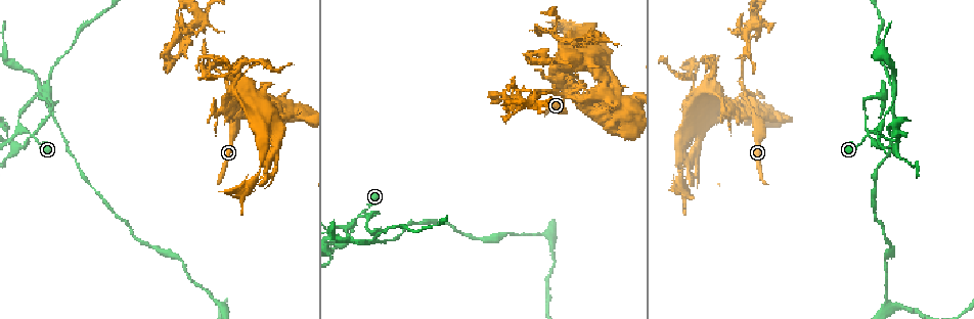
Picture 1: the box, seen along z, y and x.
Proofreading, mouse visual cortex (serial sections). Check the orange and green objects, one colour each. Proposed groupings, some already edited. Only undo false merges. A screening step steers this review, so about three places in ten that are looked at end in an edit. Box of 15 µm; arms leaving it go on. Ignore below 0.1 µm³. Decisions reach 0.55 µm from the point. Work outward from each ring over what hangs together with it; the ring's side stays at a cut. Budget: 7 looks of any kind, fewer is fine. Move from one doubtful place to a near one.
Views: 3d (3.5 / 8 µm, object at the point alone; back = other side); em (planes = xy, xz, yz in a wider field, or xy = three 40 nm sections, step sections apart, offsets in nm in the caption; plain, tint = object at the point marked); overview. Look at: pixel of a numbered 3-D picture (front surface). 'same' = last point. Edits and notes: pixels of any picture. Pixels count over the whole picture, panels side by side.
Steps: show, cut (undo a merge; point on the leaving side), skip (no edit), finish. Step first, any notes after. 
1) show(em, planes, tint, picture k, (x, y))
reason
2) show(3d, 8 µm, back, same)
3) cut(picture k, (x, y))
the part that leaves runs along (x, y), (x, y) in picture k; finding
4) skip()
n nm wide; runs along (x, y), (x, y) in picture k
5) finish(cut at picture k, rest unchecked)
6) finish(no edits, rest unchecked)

show(3d, 3.5 µm, picture 1, (868, 132))

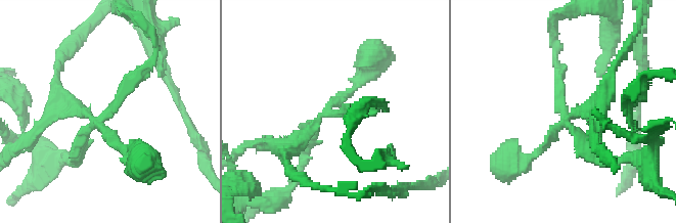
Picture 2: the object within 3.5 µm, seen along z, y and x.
show(em, xy, step 2, tint, picture 2, (94, 118))
4 arms; arms of 100, 150, 200, 200 nm; now the EM

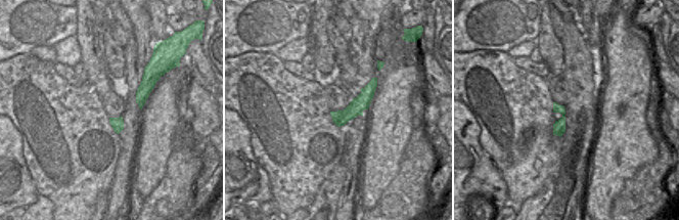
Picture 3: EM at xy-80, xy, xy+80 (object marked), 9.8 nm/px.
cut(picture 2, (79, 153))
two cells meet here

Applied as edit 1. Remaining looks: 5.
show(overview)

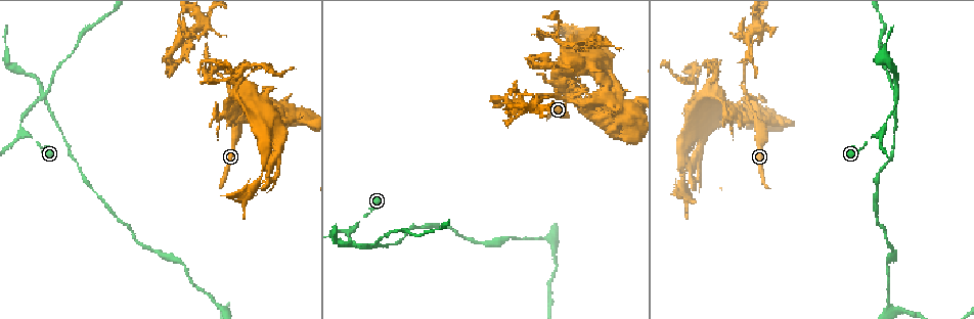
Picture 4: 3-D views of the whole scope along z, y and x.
show(3d, 3.5 µm, picture 4, (571, 99))
sudden change in width

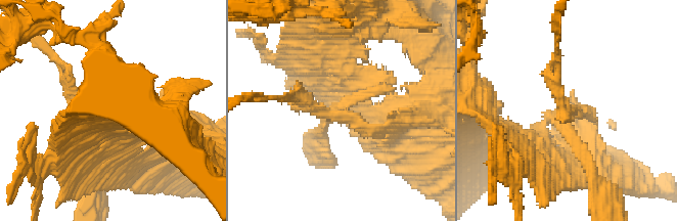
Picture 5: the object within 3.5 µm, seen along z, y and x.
show(em, xy, step 2, tint, picture 5, (345, 115))
now the EM

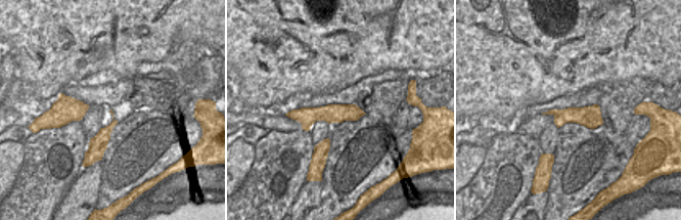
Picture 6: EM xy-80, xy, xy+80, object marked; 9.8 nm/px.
cut(picture 5, (569, 100))
the part that leaves runs along (111, 128), (186, 131) in picture 5; two cells meet here

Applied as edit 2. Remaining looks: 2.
finish(cut at picture 2, cut at picture 5, rest unchecked)

